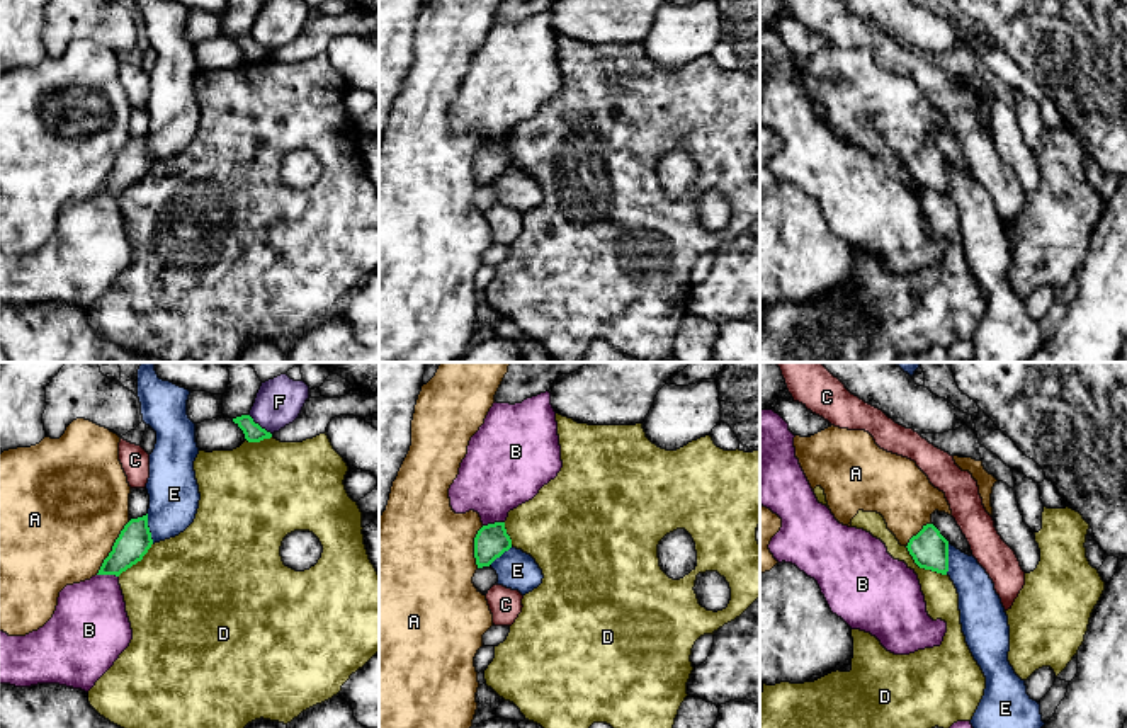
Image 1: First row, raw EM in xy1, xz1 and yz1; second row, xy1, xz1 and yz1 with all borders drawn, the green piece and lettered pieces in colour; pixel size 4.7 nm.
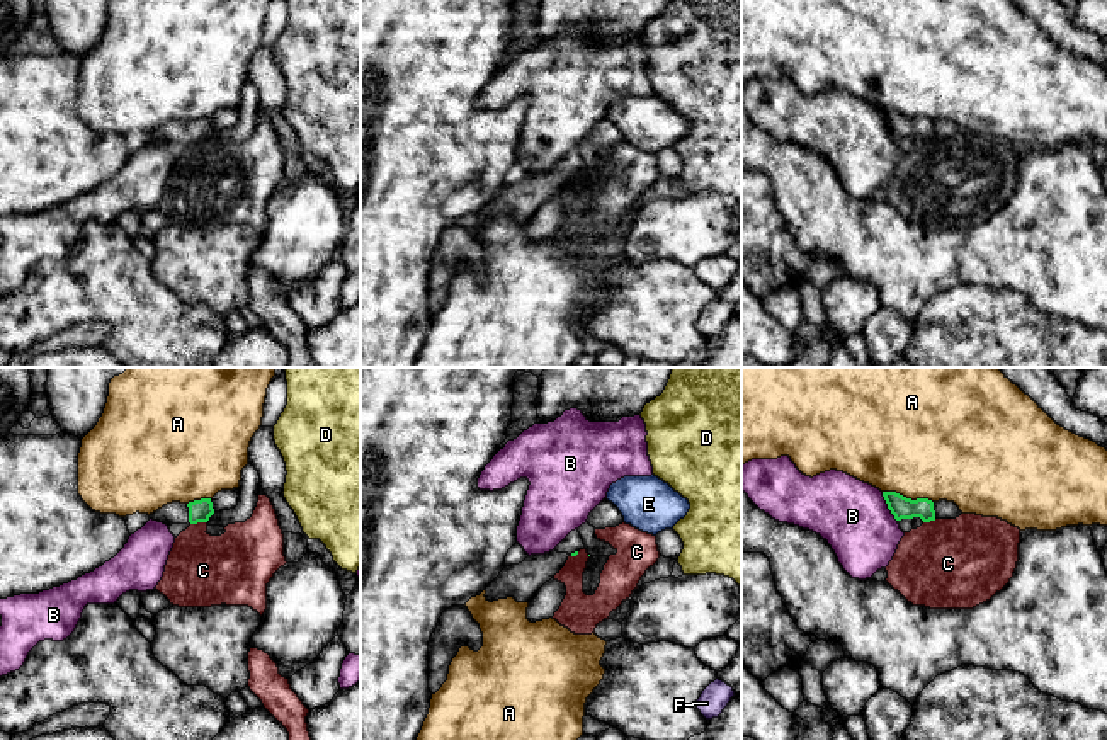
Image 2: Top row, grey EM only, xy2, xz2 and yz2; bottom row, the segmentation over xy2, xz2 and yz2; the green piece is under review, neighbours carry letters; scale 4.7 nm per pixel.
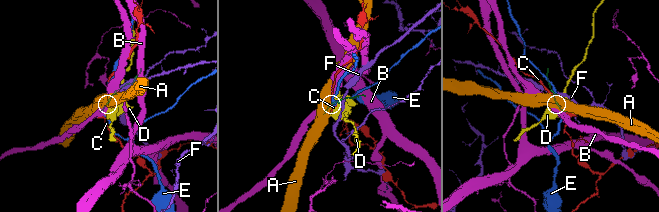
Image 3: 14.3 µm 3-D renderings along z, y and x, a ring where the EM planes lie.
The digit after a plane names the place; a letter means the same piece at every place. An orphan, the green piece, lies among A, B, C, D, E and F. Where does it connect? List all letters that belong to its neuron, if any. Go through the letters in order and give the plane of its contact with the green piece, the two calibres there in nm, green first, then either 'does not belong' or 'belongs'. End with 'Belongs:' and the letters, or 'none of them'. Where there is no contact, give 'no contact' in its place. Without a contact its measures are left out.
A: meets green in xy1; 160 nm thick on the green side, 480 nm on the other; does not belong
B: meets green in yz2; 110 nm thick on the green side, 340 nm on the other; does not belong
C: meets green in xy2; 110 nm thick on the green side, 340 nm on the other; does not belong
D: meets green in yz1; 180 nm thick on the green side, 160 nm on the other; does not belong
E: meets green in yz1; 180 nm thick on the green side, 190 nm on the other; does not belong
F: meets green in xy1; 90 nm thick on the green side, 220 nm on the other; does not belong
Belongs: none of them

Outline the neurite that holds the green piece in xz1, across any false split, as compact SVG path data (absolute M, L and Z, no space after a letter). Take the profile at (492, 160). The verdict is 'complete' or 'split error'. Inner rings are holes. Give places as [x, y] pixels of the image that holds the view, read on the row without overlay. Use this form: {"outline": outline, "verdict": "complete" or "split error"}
{"outline": "M505 141L483 145L474 156L474 177L478 187L490 185L496 177L512 167Z", "verdict": "complete"}

